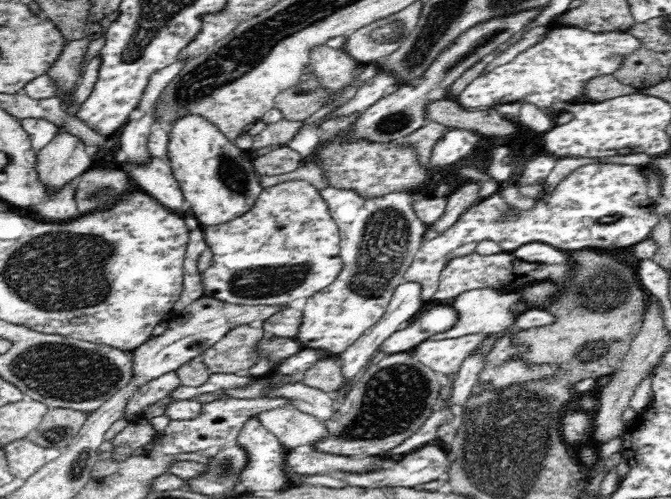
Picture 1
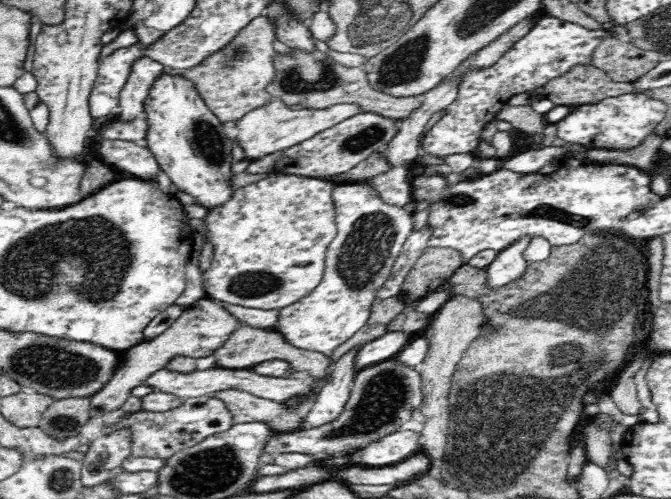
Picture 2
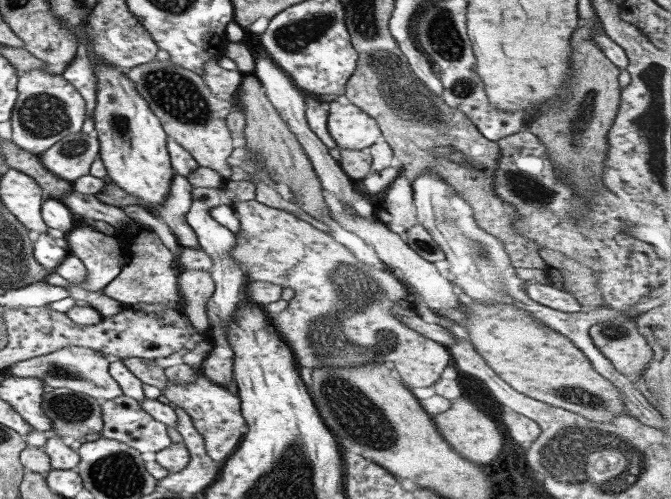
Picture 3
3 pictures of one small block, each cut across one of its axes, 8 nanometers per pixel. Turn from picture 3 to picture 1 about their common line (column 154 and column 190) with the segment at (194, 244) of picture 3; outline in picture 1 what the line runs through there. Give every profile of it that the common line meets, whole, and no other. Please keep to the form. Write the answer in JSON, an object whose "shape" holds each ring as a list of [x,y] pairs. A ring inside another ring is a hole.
{"shape":[[[153,157],[147,165],[124,162],[121,167],[137,182],[142,191],[164,205],[168,211],[182,217],[192,215],[168,159]]]}

